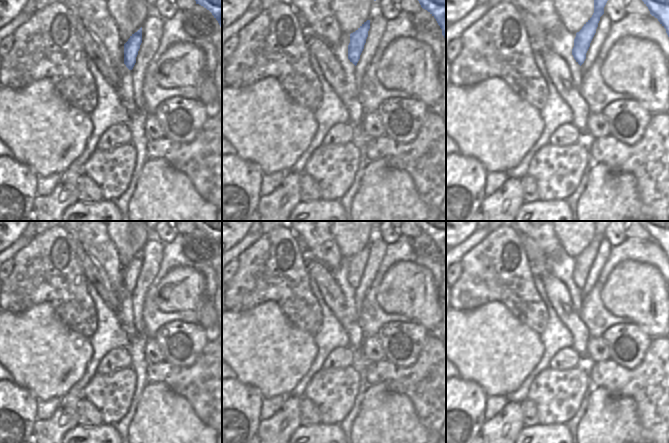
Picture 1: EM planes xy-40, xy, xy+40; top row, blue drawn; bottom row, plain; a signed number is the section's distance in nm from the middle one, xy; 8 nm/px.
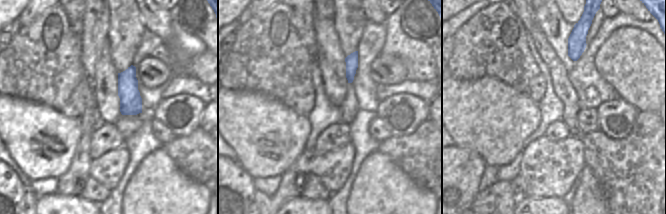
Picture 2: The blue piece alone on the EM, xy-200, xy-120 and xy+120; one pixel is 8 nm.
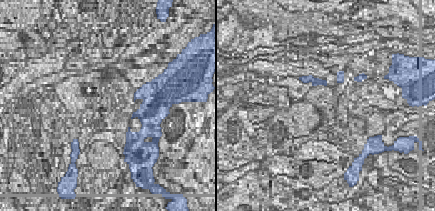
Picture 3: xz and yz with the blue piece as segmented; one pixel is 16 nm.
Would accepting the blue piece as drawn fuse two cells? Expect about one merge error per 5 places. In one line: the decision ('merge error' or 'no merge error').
no merge error

